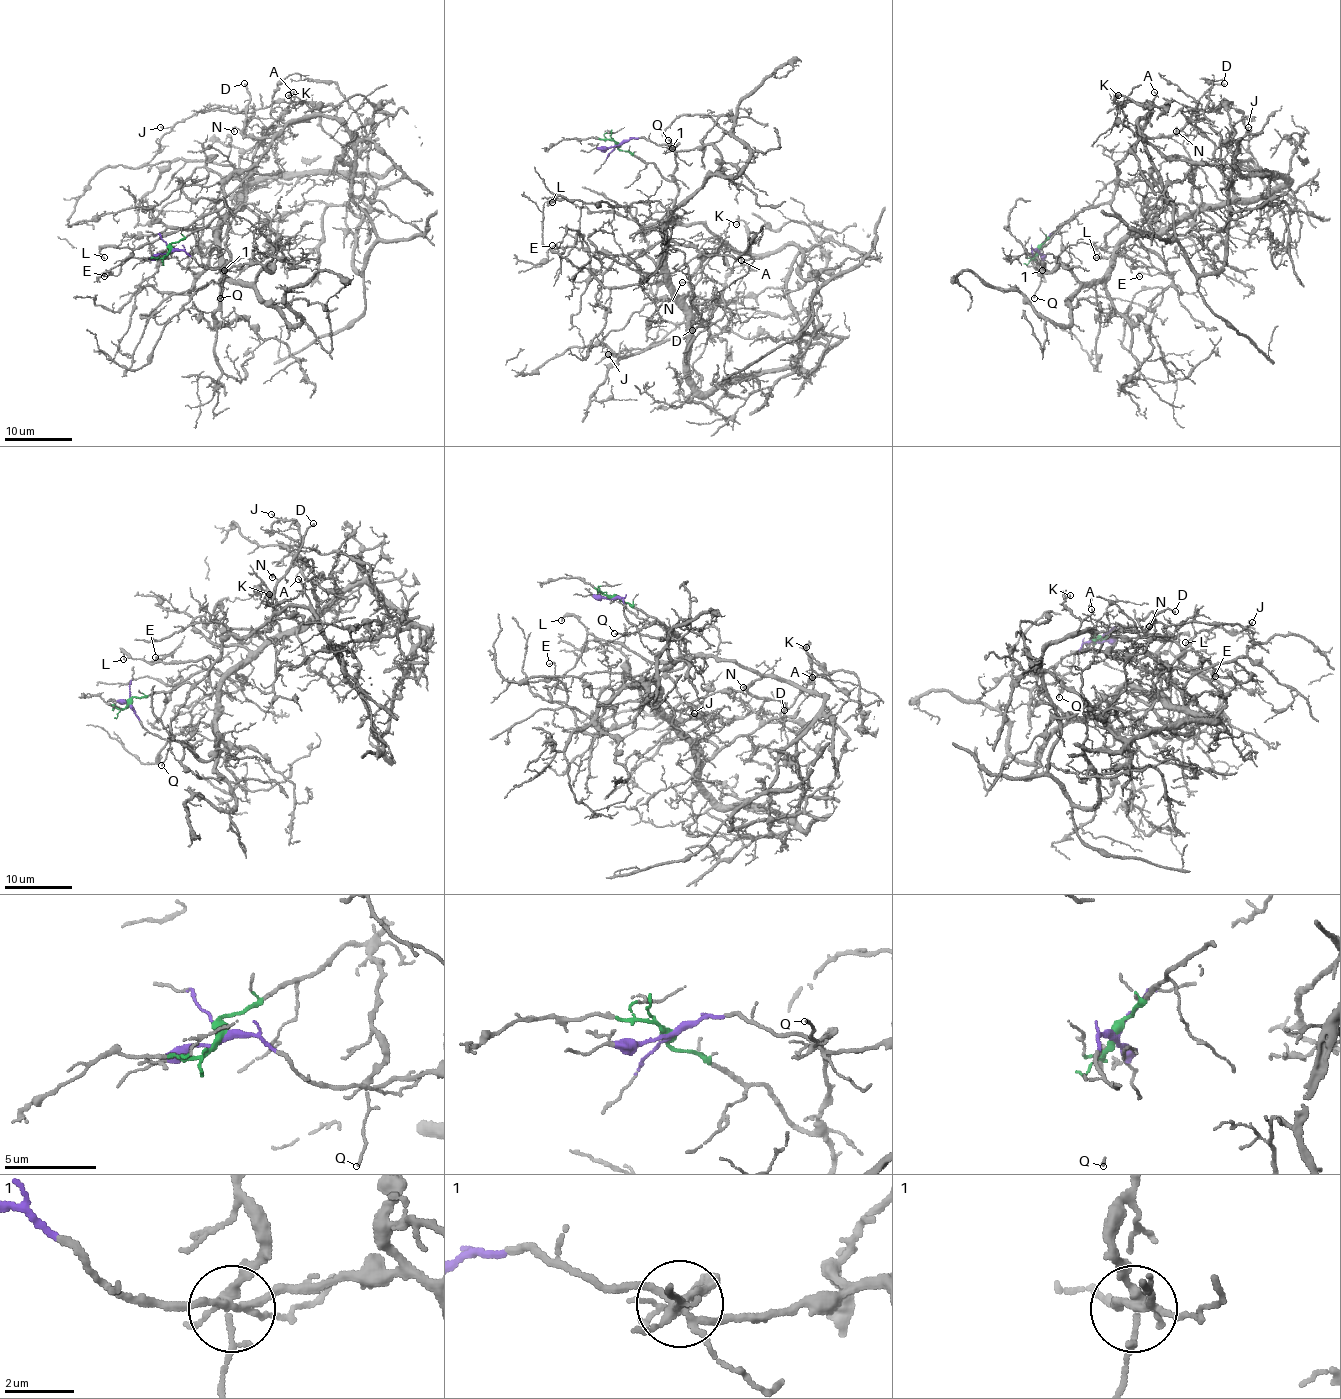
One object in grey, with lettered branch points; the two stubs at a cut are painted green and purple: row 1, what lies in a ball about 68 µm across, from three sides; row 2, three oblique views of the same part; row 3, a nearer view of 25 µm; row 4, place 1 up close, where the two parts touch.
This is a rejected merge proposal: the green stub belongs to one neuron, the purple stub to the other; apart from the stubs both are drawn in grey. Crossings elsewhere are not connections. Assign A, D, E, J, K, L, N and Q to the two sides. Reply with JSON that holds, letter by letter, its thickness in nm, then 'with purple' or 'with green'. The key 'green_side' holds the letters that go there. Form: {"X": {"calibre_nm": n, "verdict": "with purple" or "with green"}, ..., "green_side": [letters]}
{"A": {"calibre_nm": 150, "verdict": "with green"}, "D": {"calibre_nm": 170, "verdict": "with green"}, "E": {"calibre_nm": 110, "verdict": "with green"}, "J": {"calibre_nm": 90, "verdict": "with green"}, "K": {"calibre_nm": 90, "verdict": "with green"}, "L": {"calibre_nm": 120, "verdict": "with green"}, "N": {"calibre_nm": 140, "verdict": "with green"}, "Q": {"calibre_nm": 140, "verdict": "with green"}, "green_side": ["A", "D", "E", "J", "K", "L", "N", "Q"]}

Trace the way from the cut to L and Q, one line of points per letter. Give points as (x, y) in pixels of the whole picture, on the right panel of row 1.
L: (1039, 249), (1079, 211), (1108, 204), (1120, 221), (1105, 236), (1101, 249), (1093, 246), (1096, 258)
Q: (1039, 249), (1069, 217), (1074, 217), (1059, 226), (1042, 243), (1037, 256), (1042, 270), (1034, 298)

